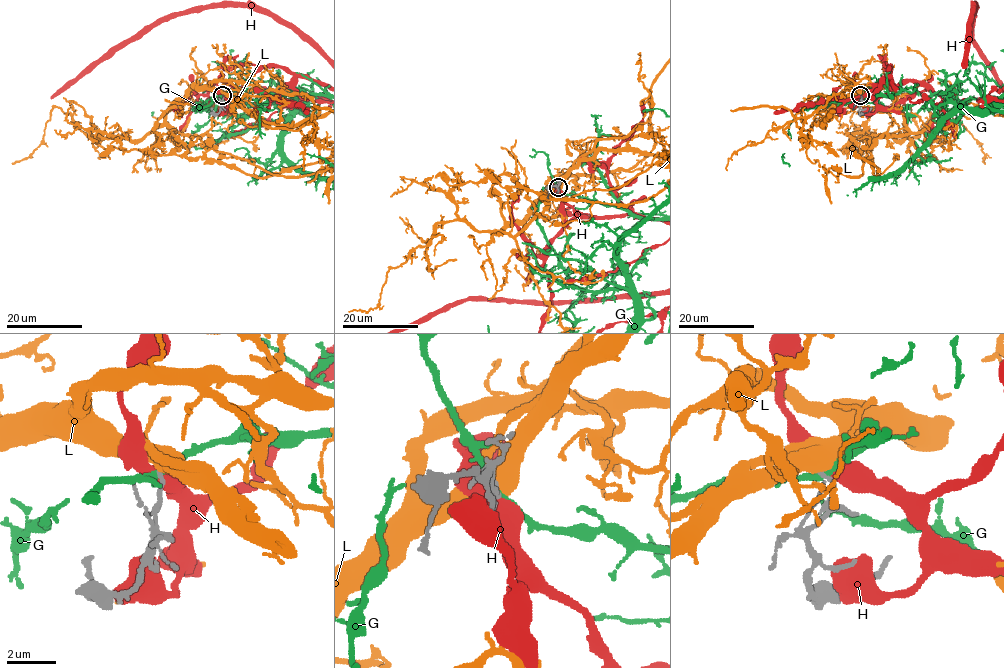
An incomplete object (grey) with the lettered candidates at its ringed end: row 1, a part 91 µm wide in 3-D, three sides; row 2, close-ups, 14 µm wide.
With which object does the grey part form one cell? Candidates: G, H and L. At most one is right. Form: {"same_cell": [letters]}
{"same_cell": ["L"]}

